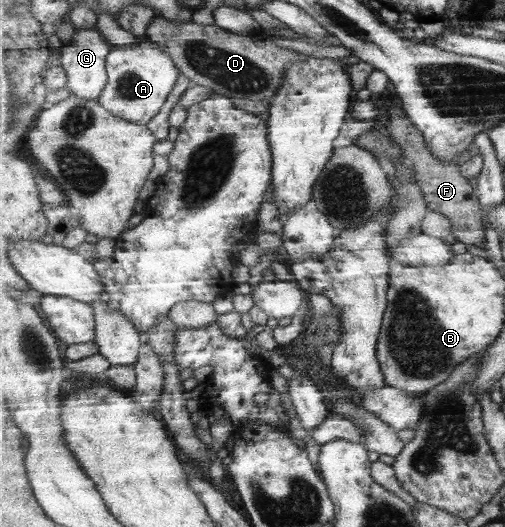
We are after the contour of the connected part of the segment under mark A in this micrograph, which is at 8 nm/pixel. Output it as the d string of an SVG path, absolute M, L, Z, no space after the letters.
M146 37L128 47L114 46L107 59L107 71L109 81L97 101L118 118L142 126L160 114L180 74L172 55Z

